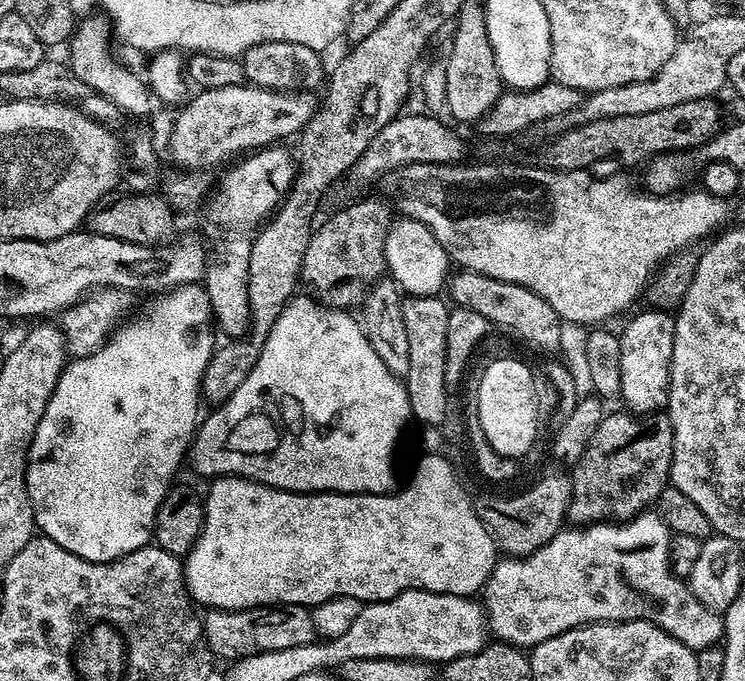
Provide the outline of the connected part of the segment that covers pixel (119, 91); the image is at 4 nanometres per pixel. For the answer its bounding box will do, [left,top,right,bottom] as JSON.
[66,14,154,116]

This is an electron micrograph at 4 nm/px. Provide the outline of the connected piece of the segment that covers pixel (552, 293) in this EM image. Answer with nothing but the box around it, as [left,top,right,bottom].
[391,164,729,326]

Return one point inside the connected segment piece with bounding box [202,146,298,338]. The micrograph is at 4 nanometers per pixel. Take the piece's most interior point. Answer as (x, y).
(248, 195)

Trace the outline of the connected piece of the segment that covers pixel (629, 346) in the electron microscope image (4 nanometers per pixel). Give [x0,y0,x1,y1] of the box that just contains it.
[619,311,676,414]

